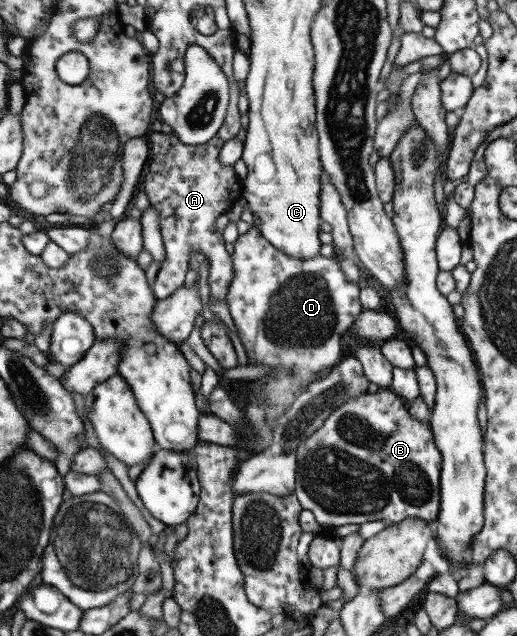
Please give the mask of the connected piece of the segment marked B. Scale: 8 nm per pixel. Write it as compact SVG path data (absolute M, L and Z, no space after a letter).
M379 389L376 393L369 395L367 392L360 393L355 399L348 399L342 407L333 409L328 413L326 419L314 434L302 441L296 447L296 471L295 485L293 495L296 497L298 504L301 506L302 513L307 512L313 516L313 519L320 525L328 529L356 523L356 525L368 522L378 521L378 519L388 520L391 523L399 523L404 518L420 518L421 520L431 522L437 518L439 509L439 475L441 455L435 447L435 442L427 421L416 420L409 415L407 403L389 389Z

